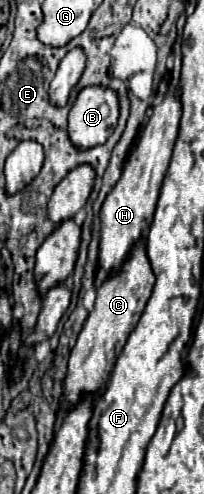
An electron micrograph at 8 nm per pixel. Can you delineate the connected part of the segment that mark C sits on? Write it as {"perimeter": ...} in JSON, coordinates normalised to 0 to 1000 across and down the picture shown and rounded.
{"perimeter":[[[686,482],[637,518],[608,526],[598,543],[559,555],[539,555],[480,583],[471,619],[441,632],[431,648],[412,652],[412,664],[382,680],[373,700],[343,713],[333,729],[333,761],[314,777],[314,794],[343,818],[373,818],[392,810],[402,794],[490,794],[500,777],[529,769],[539,749],[559,745],[559,733],[578,717],[598,713],[618,696],[618,680],[657,668],[657,656],[676,656],[696,628],[735,603],[735,591],[755,583],[755,555],[735,543],[735,526],[716,518],[716,490]]]}

